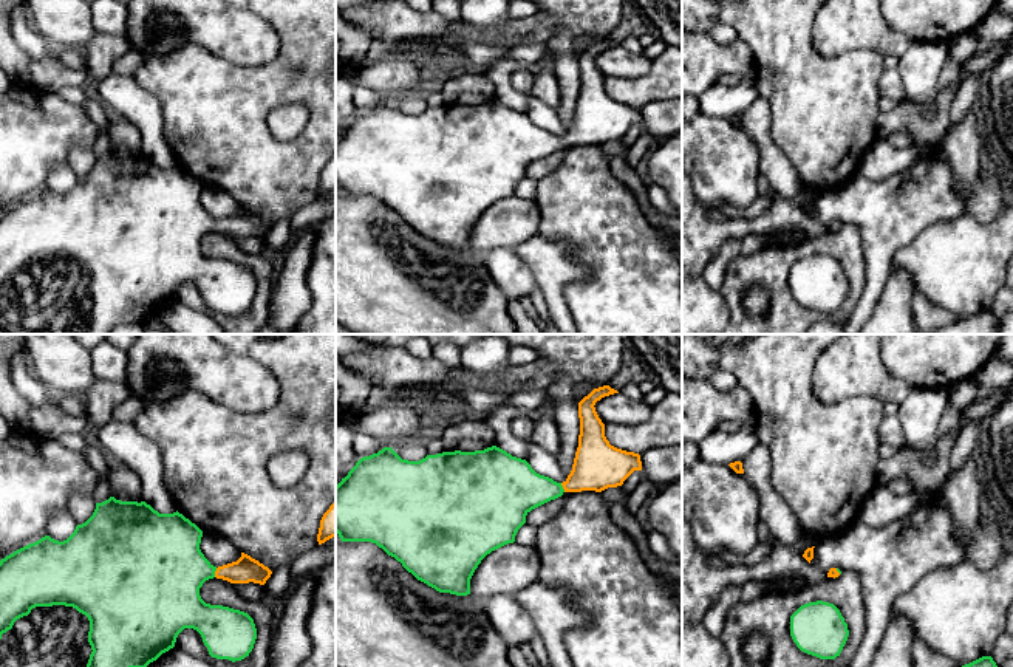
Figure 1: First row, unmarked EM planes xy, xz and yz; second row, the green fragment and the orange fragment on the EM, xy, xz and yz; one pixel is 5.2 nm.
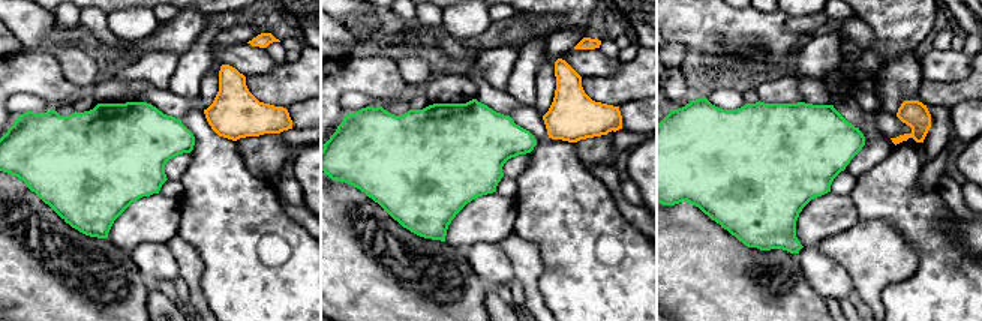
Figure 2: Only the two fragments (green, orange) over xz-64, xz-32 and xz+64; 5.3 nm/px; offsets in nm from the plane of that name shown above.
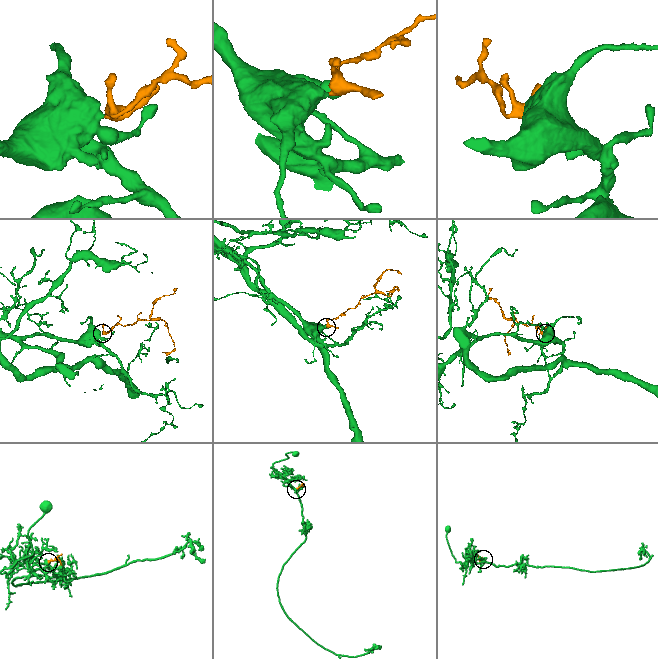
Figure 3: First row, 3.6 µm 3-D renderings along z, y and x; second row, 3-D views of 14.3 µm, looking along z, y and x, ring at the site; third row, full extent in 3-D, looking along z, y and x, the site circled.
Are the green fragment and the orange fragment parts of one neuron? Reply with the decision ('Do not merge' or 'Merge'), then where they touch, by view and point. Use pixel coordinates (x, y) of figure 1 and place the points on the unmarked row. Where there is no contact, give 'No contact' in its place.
Merge. Touches green at xy (214, 226)

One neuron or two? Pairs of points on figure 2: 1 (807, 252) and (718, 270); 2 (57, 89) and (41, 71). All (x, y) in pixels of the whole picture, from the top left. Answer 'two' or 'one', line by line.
1: two
2: one

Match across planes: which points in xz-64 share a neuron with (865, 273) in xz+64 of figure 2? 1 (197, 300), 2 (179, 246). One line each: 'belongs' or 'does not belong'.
1: belongs
2: belongs

